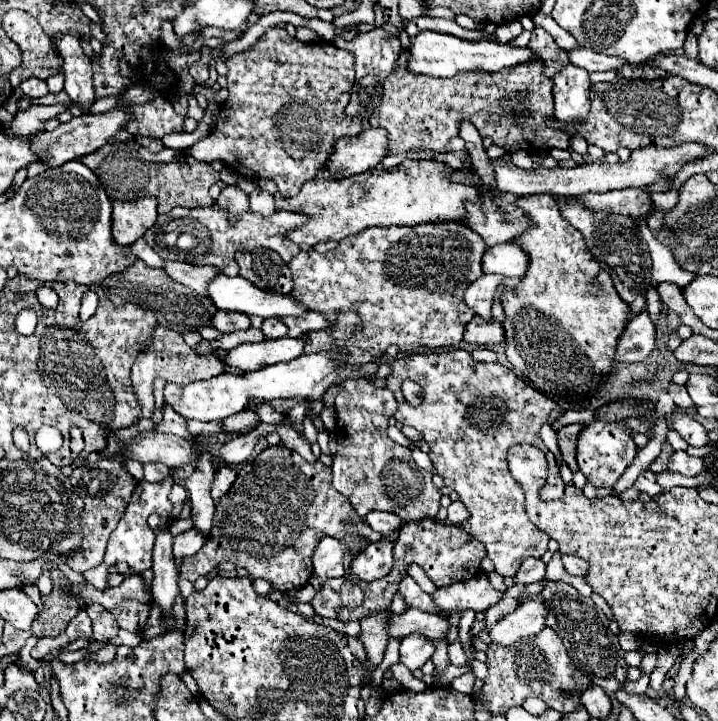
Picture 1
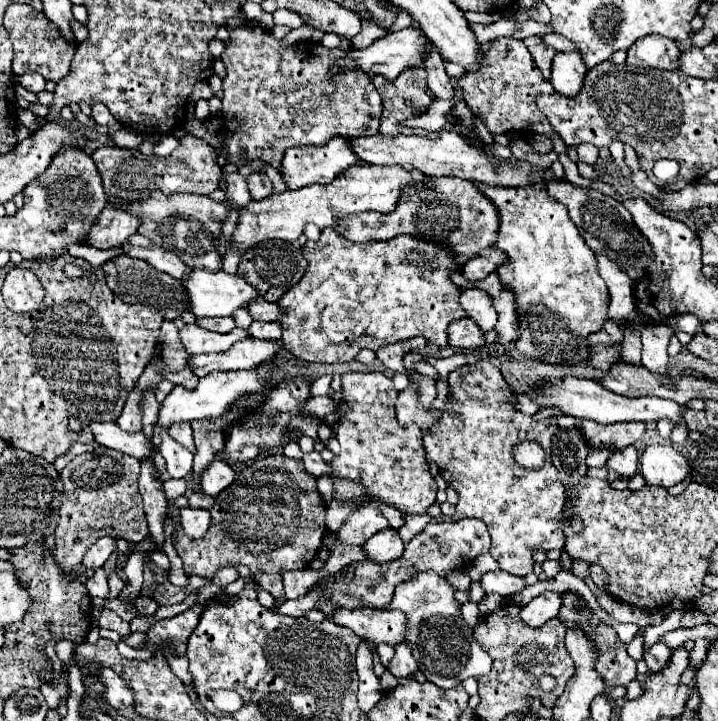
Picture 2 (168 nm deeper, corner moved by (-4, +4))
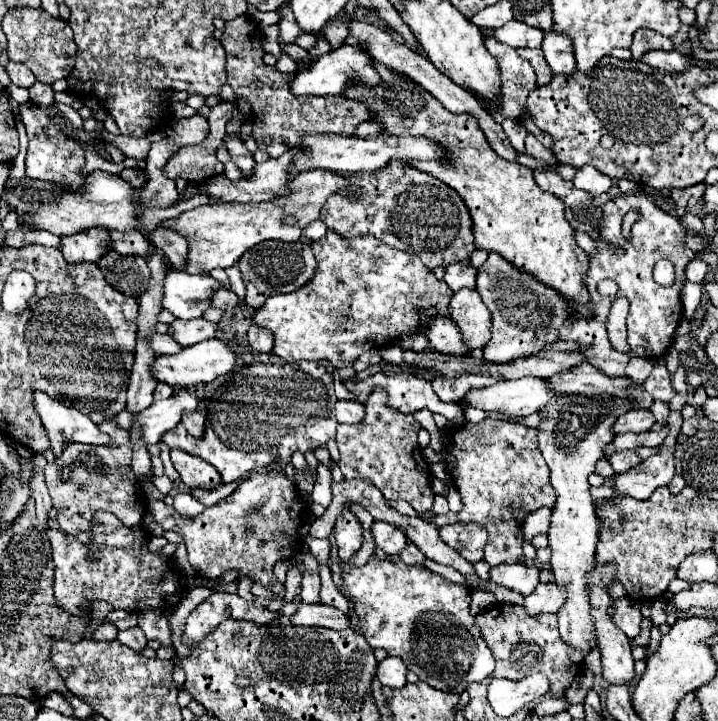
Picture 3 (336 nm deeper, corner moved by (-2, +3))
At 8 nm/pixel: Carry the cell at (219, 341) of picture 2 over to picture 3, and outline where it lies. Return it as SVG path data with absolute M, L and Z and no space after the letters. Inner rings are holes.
M154 334L152 348L156 348L158 354L174 354L174 352L182 350L184 346L180 342L176 342L170 334Z

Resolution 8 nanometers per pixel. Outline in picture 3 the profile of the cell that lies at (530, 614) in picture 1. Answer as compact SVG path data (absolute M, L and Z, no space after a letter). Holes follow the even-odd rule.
M548 582L548 584L538 584L534 592L524 598L524 608L530 616L540 616L558 612L564 602L566 602L564 592L554 582Z

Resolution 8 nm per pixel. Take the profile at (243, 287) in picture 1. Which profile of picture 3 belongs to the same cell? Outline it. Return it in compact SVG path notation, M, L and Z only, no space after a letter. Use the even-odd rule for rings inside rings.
M170 270L164 280L162 308L170 310L180 320L200 318L212 308L212 296L220 288L224 288L224 284L212 276Z

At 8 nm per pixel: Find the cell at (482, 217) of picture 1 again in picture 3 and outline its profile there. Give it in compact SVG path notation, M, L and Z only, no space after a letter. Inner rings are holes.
M390 162L384 170L348 174L348 178L364 188L364 198L350 202L340 194L332 194L320 214L320 220L330 230L344 238L374 234L396 250L416 254L430 270L454 262L470 262L470 254L476 250L472 218L460 194L448 184L406 162Z

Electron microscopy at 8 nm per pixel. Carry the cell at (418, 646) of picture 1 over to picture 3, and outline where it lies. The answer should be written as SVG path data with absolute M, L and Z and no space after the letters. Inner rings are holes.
M388 656L386 660L382 660L378 664L378 680L384 686L394 688L402 688L406 684L406 664L402 662L402 658L392 658Z

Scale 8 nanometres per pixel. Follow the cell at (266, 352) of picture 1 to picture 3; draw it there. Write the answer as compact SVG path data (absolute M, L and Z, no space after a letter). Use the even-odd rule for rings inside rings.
M212 338L204 340L198 344L192 344L184 348L178 354L164 354L156 358L156 378L160 382L166 382L170 386L198 386L198 384L208 384L216 380L218 376L224 376L236 368L236 350L230 346L226 340Z

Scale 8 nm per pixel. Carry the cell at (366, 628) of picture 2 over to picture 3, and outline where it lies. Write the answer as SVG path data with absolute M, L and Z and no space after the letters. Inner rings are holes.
M300 604L298 612L292 616L292 624L346 630L348 614L338 610L336 606L328 606L328 604Z

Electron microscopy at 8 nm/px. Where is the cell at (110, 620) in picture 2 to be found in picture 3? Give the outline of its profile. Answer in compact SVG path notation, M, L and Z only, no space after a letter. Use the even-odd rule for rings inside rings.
M136 626L136 628L128 628L128 630L120 630L118 632L118 640L126 646L130 646L132 650L142 650L146 648L146 636L144 632Z

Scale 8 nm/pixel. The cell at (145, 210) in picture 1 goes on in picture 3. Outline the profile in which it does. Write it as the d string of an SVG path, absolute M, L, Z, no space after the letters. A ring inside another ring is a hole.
M92 228L62 238L62 254L68 262L98 262L112 250L112 238L106 228Z

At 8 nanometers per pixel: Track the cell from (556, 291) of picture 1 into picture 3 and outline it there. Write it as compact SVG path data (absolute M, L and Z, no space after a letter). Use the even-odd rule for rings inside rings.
M376 62L376 70L382 78L380 86L364 86L364 88L354 86L352 90L346 90L344 96L364 102L370 108L370 112L374 114L374 120L382 122L386 126L388 134L396 134L396 136L424 134L424 136L436 138L438 142L448 146L450 160L452 160L450 164L438 164L438 162L408 162L408 164L412 164L420 170L426 170L428 174L440 178L448 186L456 188L458 194L462 194L462 200L466 202L466 206L472 214L474 244L476 244L478 250L486 250L488 254L490 252L500 254L510 264L514 264L518 270L524 270L526 274L530 274L538 282L542 282L544 286L556 290L574 308L574 312L578 316L590 318L592 316L592 312L588 308L590 294L588 294L588 288L586 288L586 282L584 282L590 262L588 262L588 254L574 240L574 228L564 218L564 200L560 200L560 198L556 198L548 192L542 192L536 186L532 168L500 158L488 146L488 142L484 138L484 132L480 130L476 118L472 118L468 114L456 116L450 110L444 110L444 106L440 106L440 102L436 102L436 98L432 98L426 90L420 90L420 86L416 86L412 82L404 82L404 78L396 78L396 74L388 74L388 70L382 70L380 62Z

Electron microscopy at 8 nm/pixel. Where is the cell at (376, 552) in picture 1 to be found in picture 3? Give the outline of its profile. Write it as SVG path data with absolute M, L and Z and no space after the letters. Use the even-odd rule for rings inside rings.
M374 522L372 524L372 538L376 548L384 550L386 554L400 554L406 548L406 536L402 530L388 526L388 522Z

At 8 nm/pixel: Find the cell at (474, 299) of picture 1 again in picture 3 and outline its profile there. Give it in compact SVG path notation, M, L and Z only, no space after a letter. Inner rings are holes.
M462 288L452 296L450 318L460 326L464 342L470 348L484 348L490 340L492 314L476 290Z

